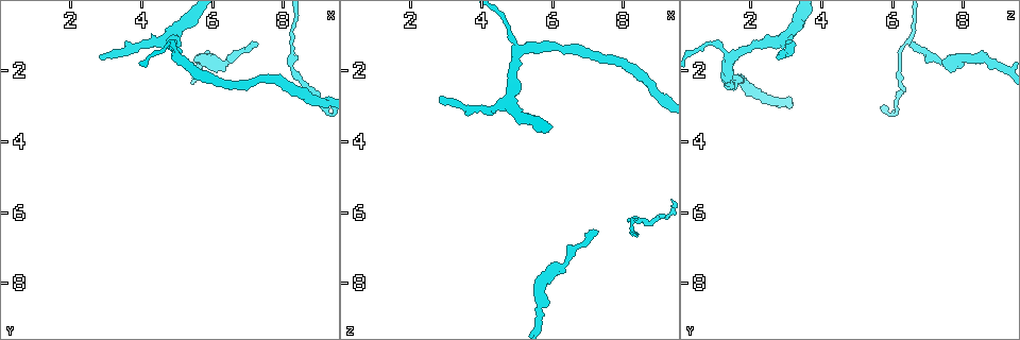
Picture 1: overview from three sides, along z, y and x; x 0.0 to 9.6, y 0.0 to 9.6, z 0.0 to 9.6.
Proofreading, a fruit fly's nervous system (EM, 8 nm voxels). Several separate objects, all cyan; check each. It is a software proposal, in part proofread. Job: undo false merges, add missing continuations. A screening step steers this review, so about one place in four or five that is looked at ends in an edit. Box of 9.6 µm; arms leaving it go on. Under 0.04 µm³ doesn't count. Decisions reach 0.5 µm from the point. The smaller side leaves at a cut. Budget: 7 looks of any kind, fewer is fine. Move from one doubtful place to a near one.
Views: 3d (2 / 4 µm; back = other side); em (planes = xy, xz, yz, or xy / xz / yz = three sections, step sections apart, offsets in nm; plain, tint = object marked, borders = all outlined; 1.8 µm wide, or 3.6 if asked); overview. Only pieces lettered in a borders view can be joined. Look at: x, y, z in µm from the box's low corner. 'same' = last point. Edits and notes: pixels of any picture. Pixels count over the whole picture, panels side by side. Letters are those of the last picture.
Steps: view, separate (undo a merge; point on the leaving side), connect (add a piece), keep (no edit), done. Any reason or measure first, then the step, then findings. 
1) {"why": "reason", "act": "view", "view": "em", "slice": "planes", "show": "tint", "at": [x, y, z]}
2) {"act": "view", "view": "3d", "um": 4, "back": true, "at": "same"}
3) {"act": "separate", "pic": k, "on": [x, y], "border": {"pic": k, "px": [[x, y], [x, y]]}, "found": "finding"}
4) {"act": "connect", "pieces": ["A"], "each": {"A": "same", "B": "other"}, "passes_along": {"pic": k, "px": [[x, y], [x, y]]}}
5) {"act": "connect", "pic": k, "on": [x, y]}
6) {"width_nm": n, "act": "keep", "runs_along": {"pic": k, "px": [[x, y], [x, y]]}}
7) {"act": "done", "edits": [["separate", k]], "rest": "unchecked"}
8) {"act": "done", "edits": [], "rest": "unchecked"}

{"why": "branch stops here", "act": "view", "view": "em", "slice": "xy", "step": 4, "show": "tint", "at": [2.85, 1.55, 2.85]}

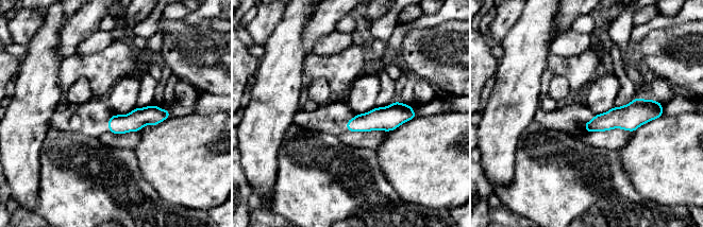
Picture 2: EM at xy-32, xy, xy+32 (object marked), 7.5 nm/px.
{"act": "view", "view": "em", "slice": "planes", "show": "borders", "at": "same"}

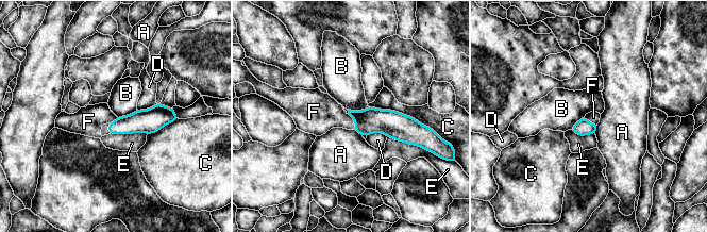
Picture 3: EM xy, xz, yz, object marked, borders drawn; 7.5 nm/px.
{"longest_contact_nm": ["C", 460], "act": "connect", "pieces": ["F"], "each": {"A": "other", "B": "other", "C": "other", "D": "other", "E": "other", "F": "same"}, "passes_along": {"pic": 3, "px": [[371, 120], [354, 120], [322, 113]]}, "found": "it goes on there"}

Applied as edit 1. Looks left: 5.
{"why": "calibre changes", "act": "view", "view": "3d", "um": 4, "at": [5.60, 1.70, 8.25]}

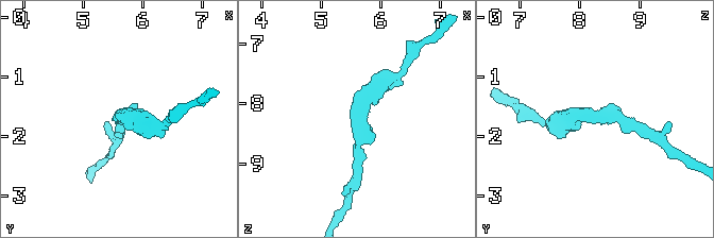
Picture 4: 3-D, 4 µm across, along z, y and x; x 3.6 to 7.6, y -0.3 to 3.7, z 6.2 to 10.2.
{"why": "need the tissue", "act": "view", "view": "em", "slice": "xy", "step": 4, "show": "tint", "at": [5.65, 1.65, 8.30]}

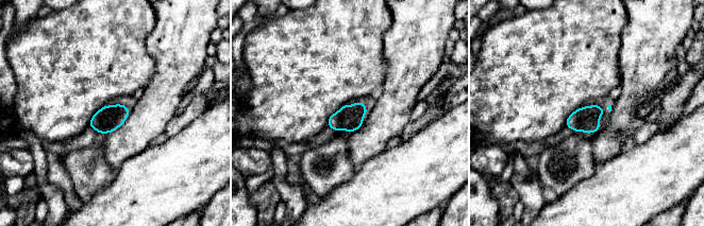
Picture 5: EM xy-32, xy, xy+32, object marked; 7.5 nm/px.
{"why": "another direction", "act": "view", "view": "em", "slice": "planes", "show": "borders", "at": "same"}

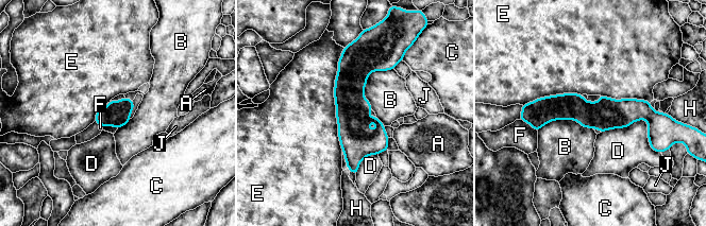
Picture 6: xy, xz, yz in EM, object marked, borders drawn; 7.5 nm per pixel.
{"width_nm": 190, "act": "keep", "each": {"A": "other", "B": "other", "C": "other", "D": "other", "E": "other", "F": "other", "H": "other", "J": "other"}, "runs_along": {"pic": 6, "px": [[530, 106], [657, 117]]}, "found": "all the same cell"}

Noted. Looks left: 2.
{"act": "done", "edits": [["connect", 3]], "rest": "unchecked"}

